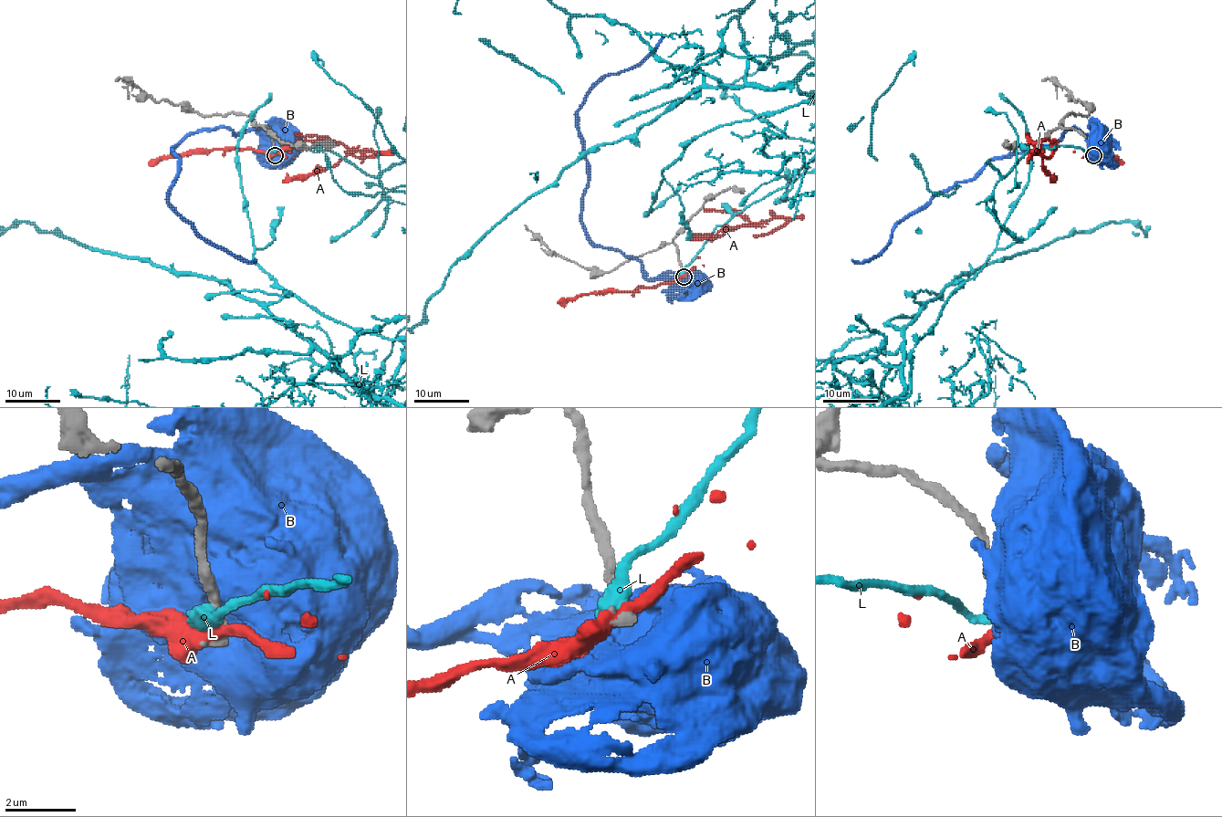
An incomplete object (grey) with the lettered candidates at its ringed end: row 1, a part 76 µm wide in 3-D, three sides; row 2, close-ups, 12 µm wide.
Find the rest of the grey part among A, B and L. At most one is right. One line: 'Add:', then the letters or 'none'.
Add: none

